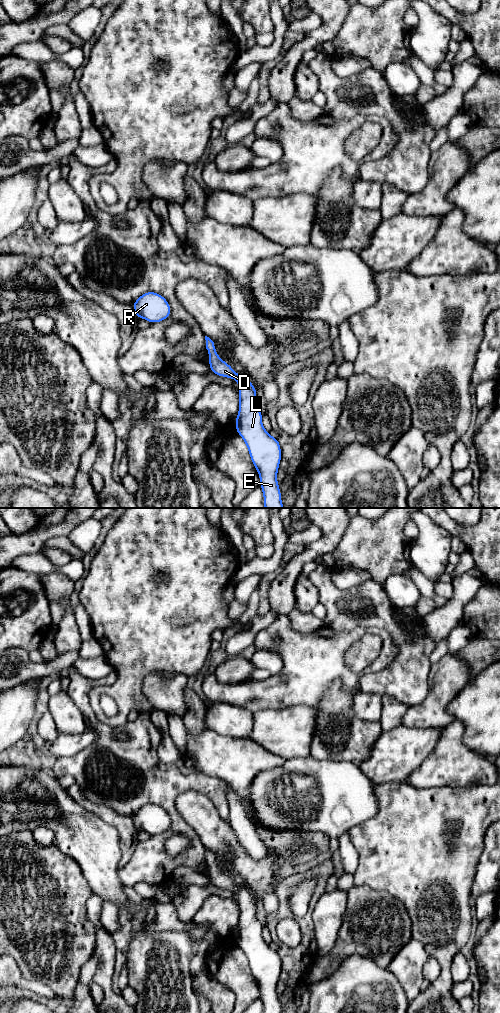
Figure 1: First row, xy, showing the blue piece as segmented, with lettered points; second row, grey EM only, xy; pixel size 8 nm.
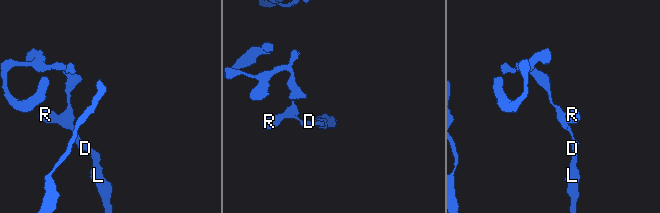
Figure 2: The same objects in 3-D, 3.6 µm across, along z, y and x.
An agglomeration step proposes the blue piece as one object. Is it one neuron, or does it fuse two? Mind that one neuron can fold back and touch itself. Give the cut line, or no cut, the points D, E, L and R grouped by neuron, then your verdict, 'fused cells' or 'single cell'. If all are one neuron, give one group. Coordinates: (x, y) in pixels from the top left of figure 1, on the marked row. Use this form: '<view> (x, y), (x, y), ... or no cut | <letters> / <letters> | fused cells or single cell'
no cut | D E L R | single cell

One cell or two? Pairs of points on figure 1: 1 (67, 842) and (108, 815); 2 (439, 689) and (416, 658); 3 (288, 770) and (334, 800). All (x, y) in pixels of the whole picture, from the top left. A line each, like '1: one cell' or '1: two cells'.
1: two cells
2: two cells
3: one cell

